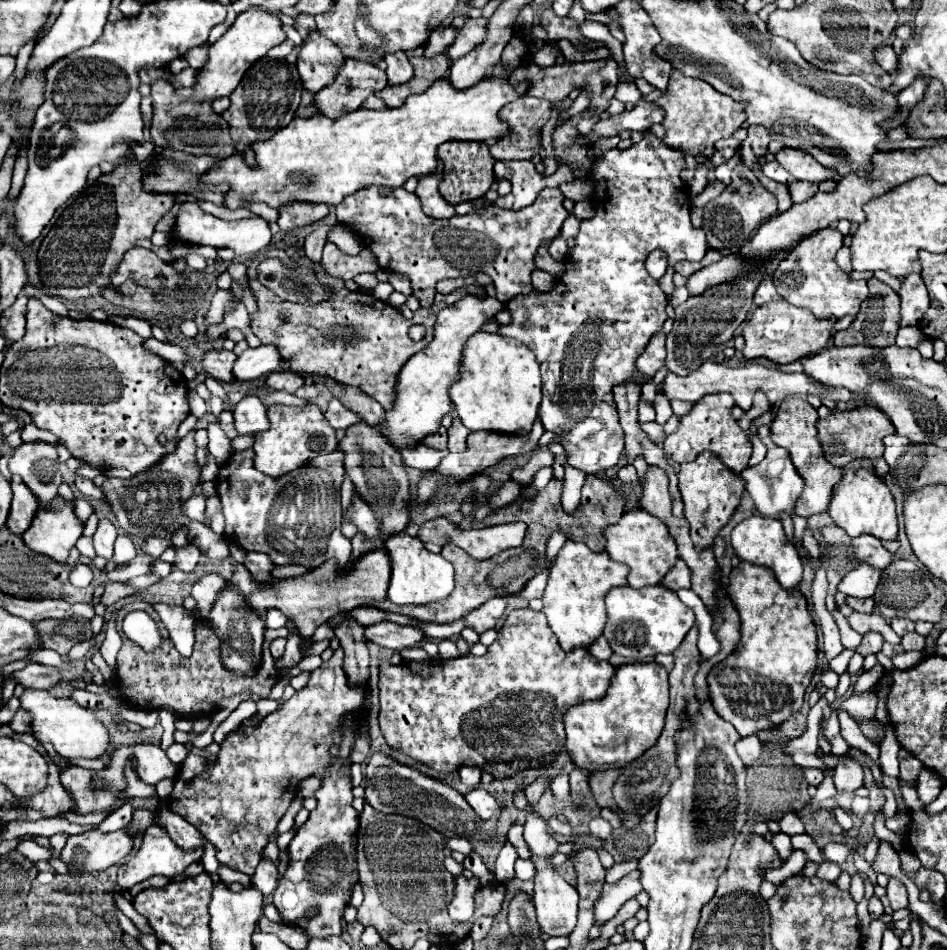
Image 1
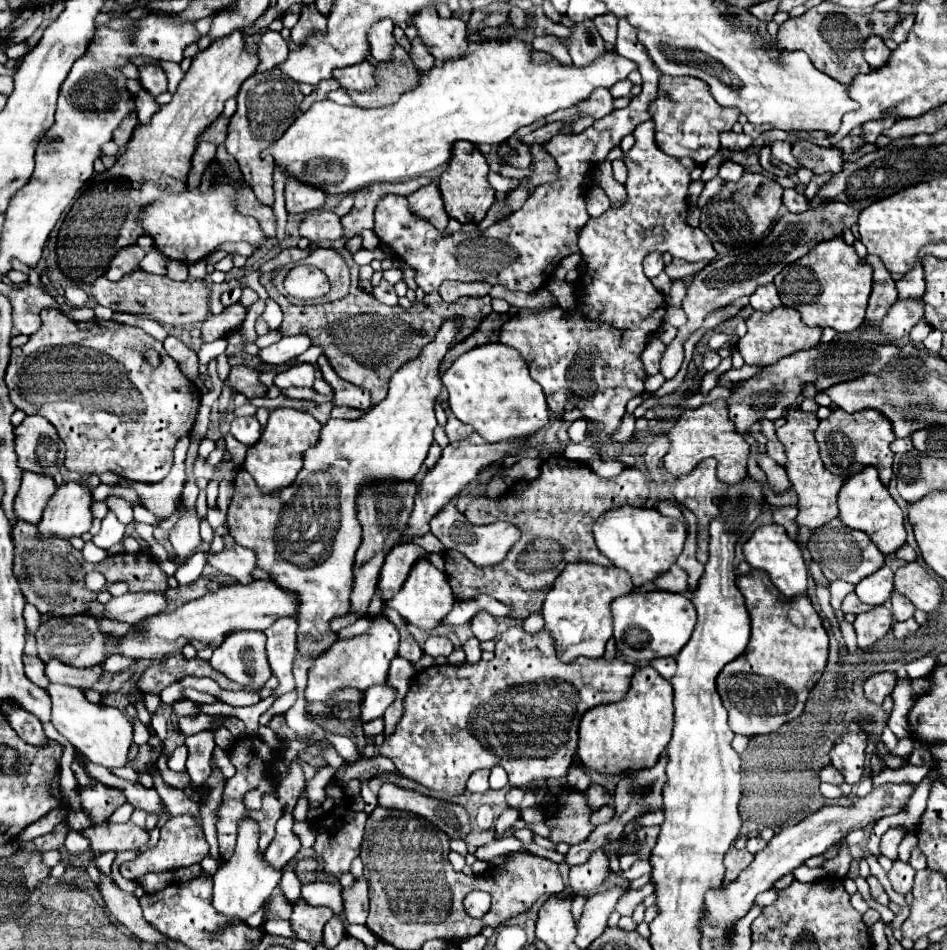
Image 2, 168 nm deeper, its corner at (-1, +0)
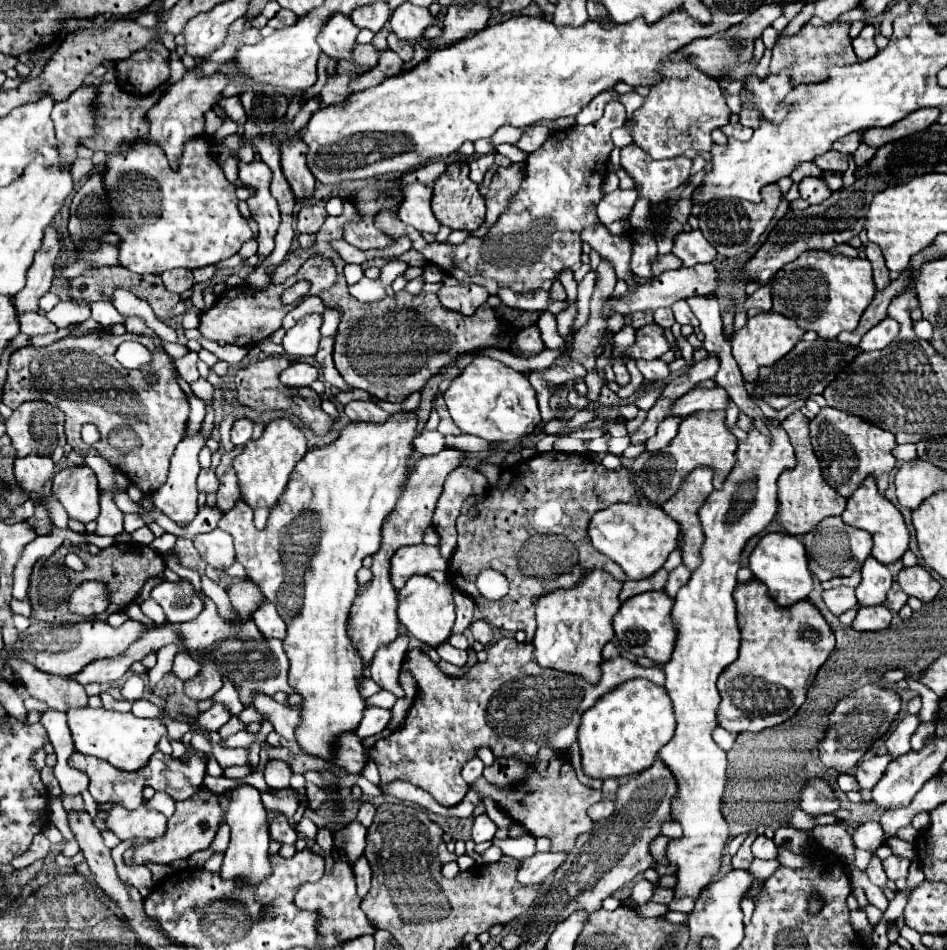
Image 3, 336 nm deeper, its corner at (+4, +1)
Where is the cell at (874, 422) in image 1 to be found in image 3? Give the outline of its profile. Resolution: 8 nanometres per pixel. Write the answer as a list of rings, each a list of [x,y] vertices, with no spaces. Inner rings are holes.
[[[824,407],[812,421],[810,421],[810,437],[812,437],[812,447],[814,453],[820,461],[822,475],[826,483],[836,489],[842,497],[850,497],[852,491],[868,477],[872,475],[878,483],[878,489],[884,493],[888,487],[888,475],[892,467],[896,465],[896,457],[892,455],[892,449],[896,447],[896,439],[890,431],[880,429],[878,425],[834,409],[834,407]]]

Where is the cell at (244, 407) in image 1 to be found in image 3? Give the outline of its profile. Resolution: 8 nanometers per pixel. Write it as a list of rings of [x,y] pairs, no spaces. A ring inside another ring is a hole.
[[[238,419],[232,425],[232,443],[234,445],[244,445],[252,437],[252,421],[250,419]]]

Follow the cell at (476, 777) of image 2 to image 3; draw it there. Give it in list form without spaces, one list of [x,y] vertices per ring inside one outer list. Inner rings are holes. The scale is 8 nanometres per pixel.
[[[474,757],[472,761],[468,761],[468,763],[464,765],[462,777],[464,777],[464,781],[466,781],[468,785],[472,785],[472,783],[476,783],[476,781],[482,777],[482,771],[484,771],[484,763],[480,763],[480,759]]]

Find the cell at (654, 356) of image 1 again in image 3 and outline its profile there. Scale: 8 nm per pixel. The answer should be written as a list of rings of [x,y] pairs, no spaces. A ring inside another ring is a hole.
[[[652,359],[652,361],[636,361],[640,373],[644,375],[644,379],[650,379],[650,381],[664,381],[668,379],[670,375],[670,369],[668,369],[668,363],[664,363],[662,359]]]

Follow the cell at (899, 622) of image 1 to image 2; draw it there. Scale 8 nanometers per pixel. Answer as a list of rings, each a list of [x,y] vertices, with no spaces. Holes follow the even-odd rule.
[[[893,592],[893,596],[891,596],[891,612],[893,612],[895,620],[909,620],[913,616],[915,608],[913,608],[913,604],[909,600],[905,600],[905,596]]]

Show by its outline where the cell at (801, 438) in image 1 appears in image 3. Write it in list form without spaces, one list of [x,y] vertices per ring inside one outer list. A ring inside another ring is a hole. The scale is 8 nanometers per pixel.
[[[794,411],[780,425],[788,433],[794,453],[796,453],[796,467],[782,471],[782,475],[778,477],[778,501],[780,501],[778,523],[790,535],[804,535],[804,533],[812,531],[824,517],[840,515],[846,505],[846,499],[842,495],[838,495],[822,477],[820,463],[818,463],[818,459],[812,451],[812,445],[810,445],[808,423],[810,423],[810,419],[804,417],[802,411]]]

